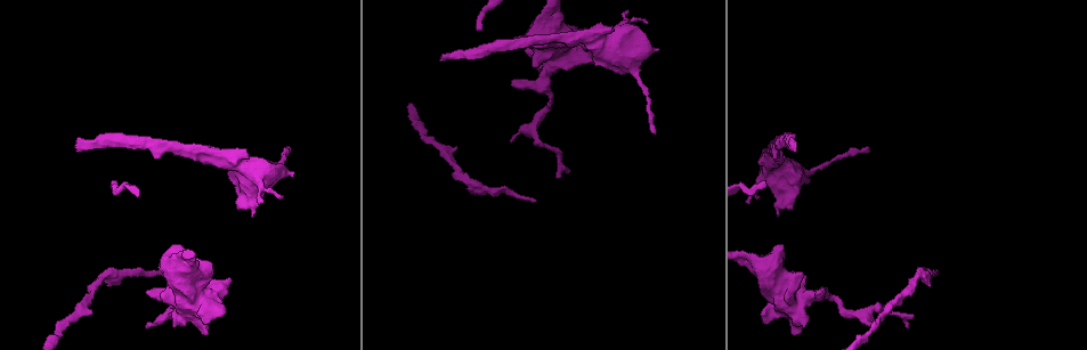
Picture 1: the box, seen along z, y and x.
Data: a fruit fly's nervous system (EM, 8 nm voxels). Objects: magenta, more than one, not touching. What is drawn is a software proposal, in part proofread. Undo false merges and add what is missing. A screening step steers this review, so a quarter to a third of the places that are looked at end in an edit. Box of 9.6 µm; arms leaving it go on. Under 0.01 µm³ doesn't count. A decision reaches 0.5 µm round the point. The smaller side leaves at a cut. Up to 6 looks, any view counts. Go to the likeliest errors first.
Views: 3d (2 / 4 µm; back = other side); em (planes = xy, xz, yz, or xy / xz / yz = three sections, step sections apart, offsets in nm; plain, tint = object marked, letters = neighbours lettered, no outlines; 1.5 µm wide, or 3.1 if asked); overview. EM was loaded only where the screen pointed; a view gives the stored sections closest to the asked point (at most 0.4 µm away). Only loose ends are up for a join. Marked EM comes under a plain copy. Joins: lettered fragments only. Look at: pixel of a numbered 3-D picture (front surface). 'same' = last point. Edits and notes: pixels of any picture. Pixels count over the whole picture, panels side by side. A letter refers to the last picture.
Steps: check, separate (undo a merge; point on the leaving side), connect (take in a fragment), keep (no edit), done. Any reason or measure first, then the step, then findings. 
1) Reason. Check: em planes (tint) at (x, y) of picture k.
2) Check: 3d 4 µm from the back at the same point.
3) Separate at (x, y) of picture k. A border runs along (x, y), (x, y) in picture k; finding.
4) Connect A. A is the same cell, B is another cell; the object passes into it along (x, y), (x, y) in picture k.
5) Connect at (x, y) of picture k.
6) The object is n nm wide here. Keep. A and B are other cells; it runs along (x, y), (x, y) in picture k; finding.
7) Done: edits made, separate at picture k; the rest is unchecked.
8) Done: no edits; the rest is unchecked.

End of a long branch. Check: em xy step 4 (letters) at (794, 149) of picture 1.

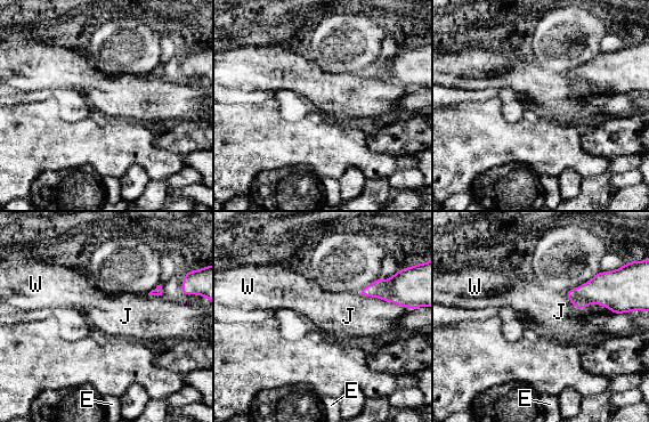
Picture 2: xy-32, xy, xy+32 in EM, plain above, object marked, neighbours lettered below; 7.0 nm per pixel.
Another direction. Check: em planes (letters) at the same point.

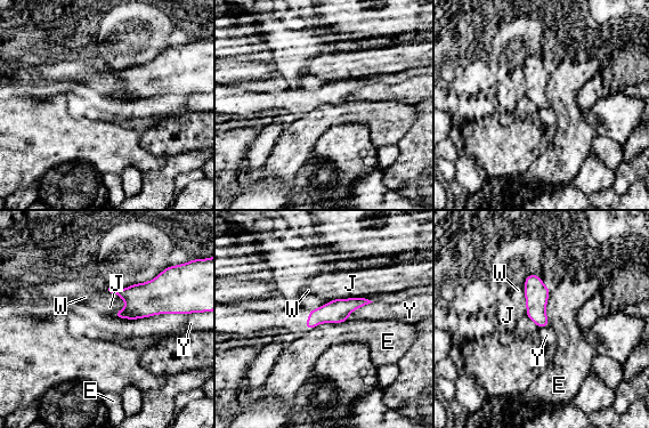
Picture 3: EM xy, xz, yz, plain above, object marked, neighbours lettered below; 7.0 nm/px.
The object is 160 nm wide here. Keep. E, J, W and Y are other cells; it runs along (365, 301), (322, 314), (308, 325) in picture 3; none of them fits.

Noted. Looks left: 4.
Check: em xy step 4 (letters) at (569, 172) of picture 1.

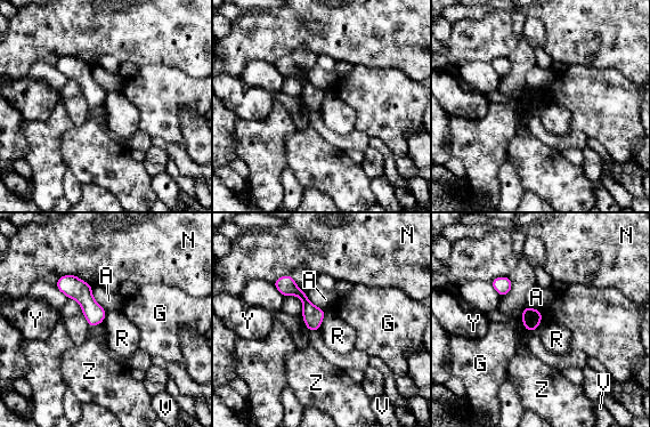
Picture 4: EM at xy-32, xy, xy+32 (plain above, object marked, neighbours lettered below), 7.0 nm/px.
Keep. A, G, N, R, V, Y and Z are other cells; a border runs along (520, 316), (527, 331) in picture 4; none of them fits.

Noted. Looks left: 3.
Stops while still wide. Check: em yz step 8 (tint) at (613, 27) of picture 1.

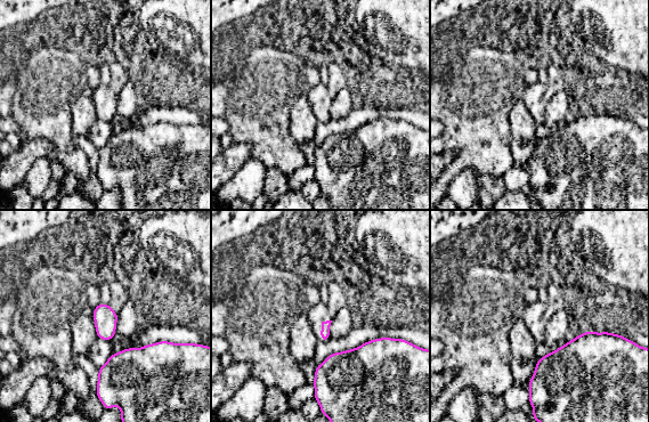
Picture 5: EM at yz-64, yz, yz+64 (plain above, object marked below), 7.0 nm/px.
Cut it another way. Check: em planes (letters) at the same point.

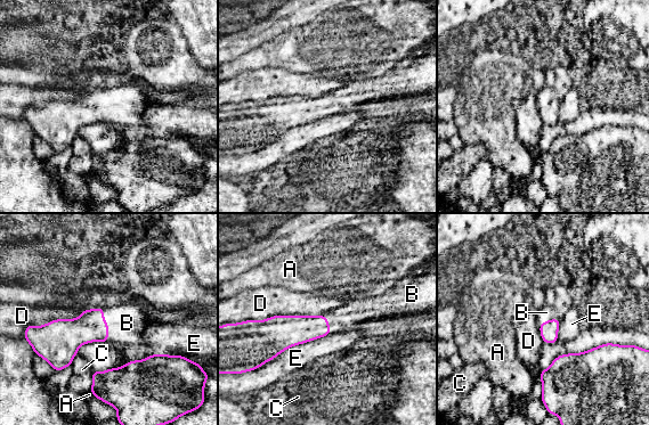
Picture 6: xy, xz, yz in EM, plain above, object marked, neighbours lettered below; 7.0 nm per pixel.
Connect B. B is the same cell, A, C, D and E are other cells; it goes on there.

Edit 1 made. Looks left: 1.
Done: edits made, connect at picture 6; the rest is unchecked.

